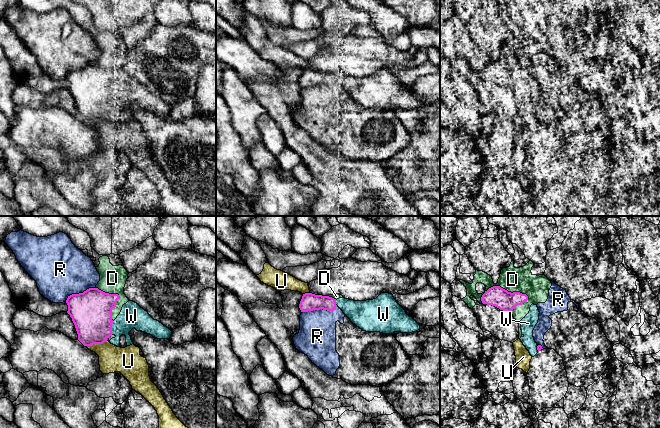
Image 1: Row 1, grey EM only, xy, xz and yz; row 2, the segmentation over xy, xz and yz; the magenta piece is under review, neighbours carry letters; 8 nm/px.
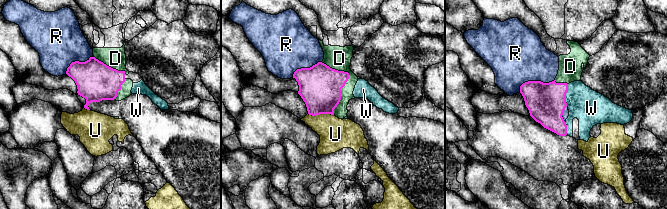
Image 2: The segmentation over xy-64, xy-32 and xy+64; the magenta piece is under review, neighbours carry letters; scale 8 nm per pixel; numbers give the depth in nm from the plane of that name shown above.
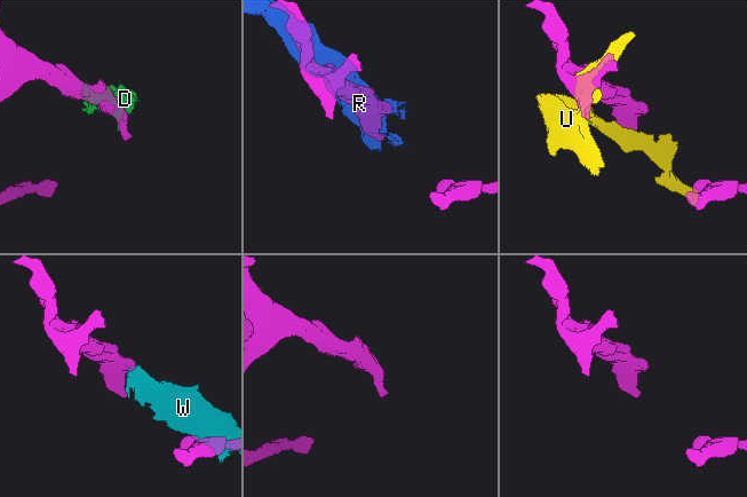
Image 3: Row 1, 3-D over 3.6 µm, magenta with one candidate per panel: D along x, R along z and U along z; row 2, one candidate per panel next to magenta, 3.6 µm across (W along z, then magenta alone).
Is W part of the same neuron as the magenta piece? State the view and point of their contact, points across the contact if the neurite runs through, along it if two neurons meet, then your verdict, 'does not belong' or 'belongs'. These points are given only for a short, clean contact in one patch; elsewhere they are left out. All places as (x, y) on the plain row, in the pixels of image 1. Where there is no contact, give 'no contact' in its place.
xy (111, 104) | belongs

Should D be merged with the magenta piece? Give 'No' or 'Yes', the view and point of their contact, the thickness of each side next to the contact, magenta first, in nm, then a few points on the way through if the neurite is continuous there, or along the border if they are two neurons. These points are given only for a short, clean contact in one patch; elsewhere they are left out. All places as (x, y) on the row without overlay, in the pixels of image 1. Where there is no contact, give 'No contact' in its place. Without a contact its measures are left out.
No. Touches magenta at yz (502, 64). Thickness 160 nm (magenta) against 200 nm

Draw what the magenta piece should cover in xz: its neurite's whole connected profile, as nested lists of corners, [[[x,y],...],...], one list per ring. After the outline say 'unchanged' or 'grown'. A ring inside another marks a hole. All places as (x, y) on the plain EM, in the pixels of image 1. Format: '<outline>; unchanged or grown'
[[[305,69],[299,80],[301,88],[320,85],[333,87],[337,82],[353,100],[366,108],[394,110],[420,106],[420,101],[406,90],[389,69],[381,69],[376,75],[366,77],[336,76],[329,72]]]; grown

